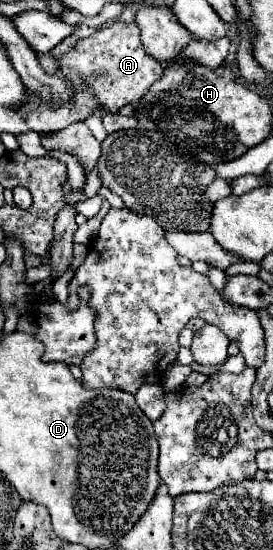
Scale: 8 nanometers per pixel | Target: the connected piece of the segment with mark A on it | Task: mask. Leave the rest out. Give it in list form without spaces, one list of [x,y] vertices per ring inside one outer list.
[[[122,21],[102,27],[92,37],[78,41],[74,49],[60,55],[60,69],[74,85],[80,85],[82,79],[88,77],[96,89],[98,101],[110,113],[118,113],[122,105],[138,101],[150,89],[150,85],[162,77],[164,71],[162,63],[144,51],[140,27],[136,23]]]

